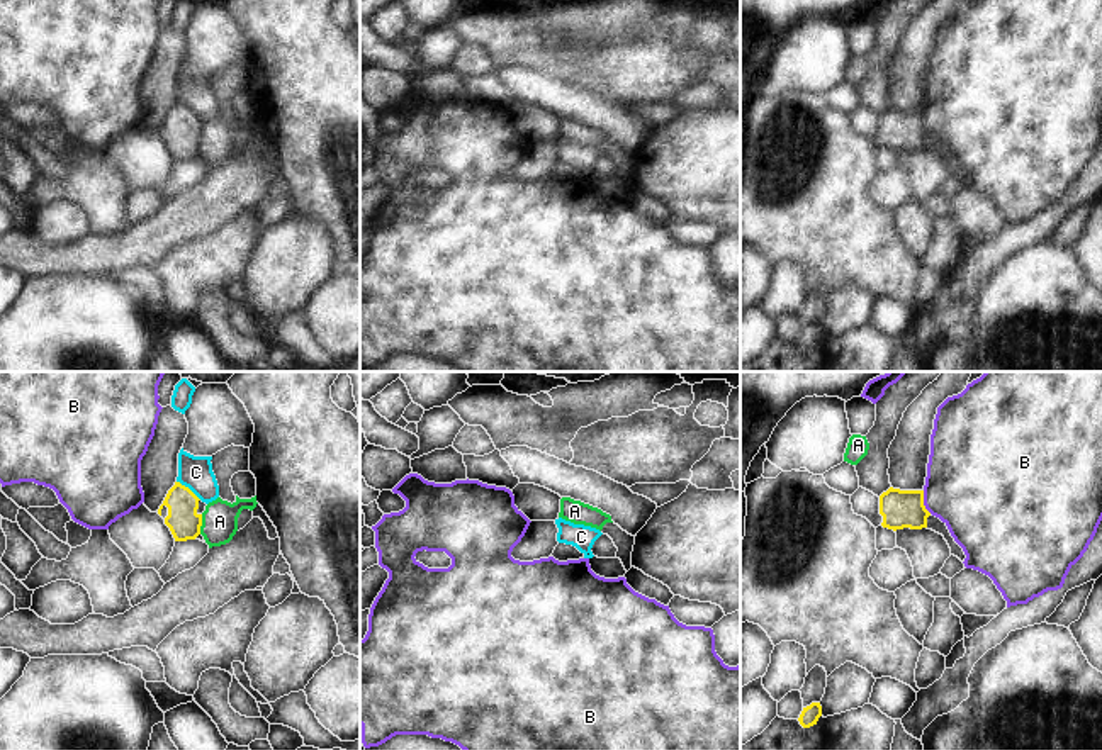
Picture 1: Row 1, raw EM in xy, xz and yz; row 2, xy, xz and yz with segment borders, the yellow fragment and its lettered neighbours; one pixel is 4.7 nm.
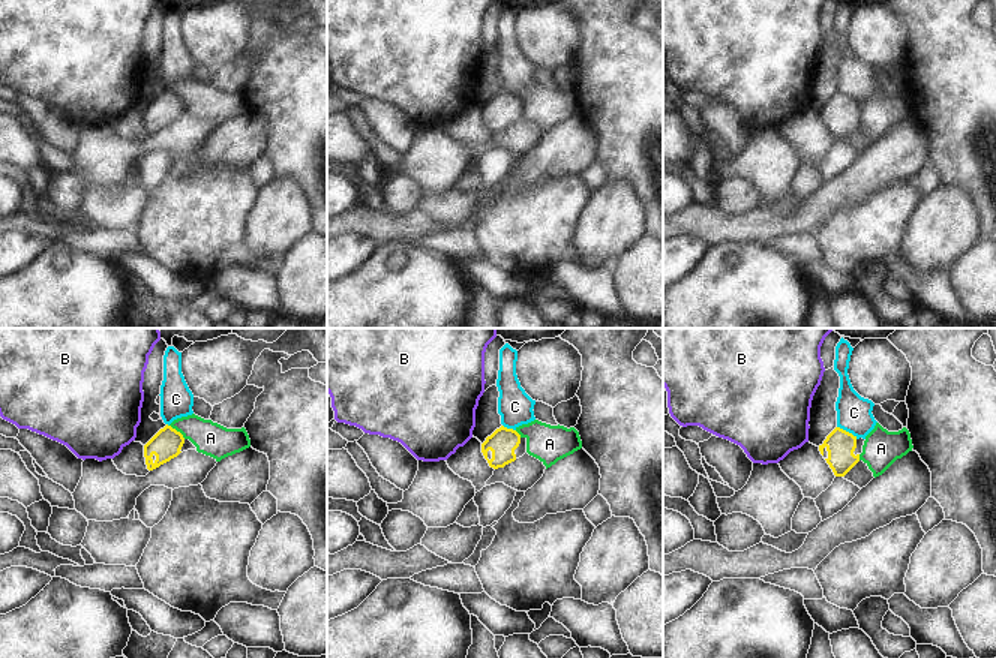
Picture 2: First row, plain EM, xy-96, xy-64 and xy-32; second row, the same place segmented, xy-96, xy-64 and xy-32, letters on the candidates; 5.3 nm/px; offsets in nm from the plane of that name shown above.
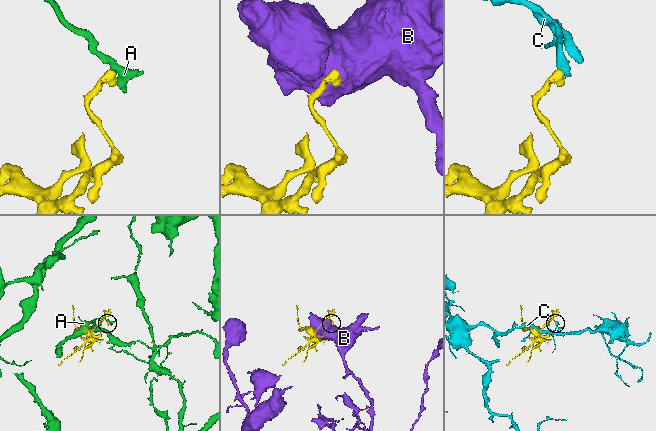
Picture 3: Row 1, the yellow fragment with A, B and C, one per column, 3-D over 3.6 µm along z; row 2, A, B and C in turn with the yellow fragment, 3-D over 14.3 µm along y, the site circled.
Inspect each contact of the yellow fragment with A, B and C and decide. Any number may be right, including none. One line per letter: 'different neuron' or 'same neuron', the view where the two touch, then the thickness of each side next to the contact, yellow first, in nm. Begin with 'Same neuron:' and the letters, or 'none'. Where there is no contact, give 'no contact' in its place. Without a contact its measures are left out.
Same neuron: none
A: different neuron; meets yellow in xy; 150 nm thick on the yellow side, 180 nm on the other
B: different neuron; meets yellow in yz; 180 nm thick on the yellow side, 440 nm on the other
C: different neuron; meets yellow in xy; 150 nm thick on the yellow side, 160 nm on the other

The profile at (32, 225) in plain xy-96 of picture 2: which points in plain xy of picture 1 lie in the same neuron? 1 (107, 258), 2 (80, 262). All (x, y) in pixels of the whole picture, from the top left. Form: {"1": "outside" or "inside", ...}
{"1": "inside", "2": "inside"}

